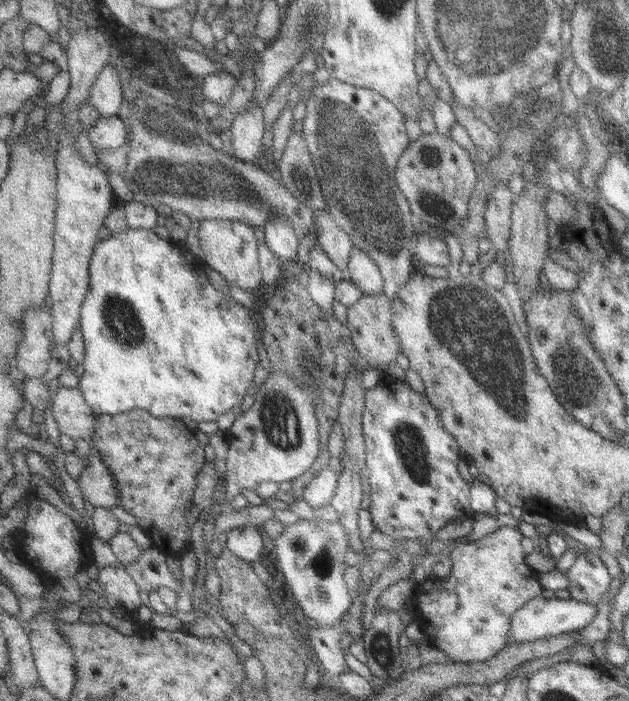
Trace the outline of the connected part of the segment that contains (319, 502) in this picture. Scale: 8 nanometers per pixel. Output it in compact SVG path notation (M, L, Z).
M329 466L318 470L302 490L301 500L311 508L325 506L333 496L338 472Z

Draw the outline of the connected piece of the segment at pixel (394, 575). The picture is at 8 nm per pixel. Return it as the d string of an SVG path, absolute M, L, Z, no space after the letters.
M408 539L399 541L396 547L386 550L390 554L390 565L381 571L376 580L368 586L363 600L363 617L361 617L361 628L367 630L373 620L374 608L377 606L375 601L379 593L391 586L398 580L411 577L412 558L418 554L424 554L426 547L417 541Z

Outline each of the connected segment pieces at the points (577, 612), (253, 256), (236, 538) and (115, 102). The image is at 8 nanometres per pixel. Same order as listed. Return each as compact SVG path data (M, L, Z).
M538 596L523 603L523 606L517 608L517 611L511 615L509 621L509 633L507 633L508 644L521 644L521 642L531 642L531 640L539 640L550 638L564 633L573 631L582 631L584 627L589 625L595 617L596 606L589 606L583 602L575 602L575 600L558 599L557 597L543 598Z
M205 220L199 223L197 240L203 252L202 263L222 287L235 286L250 293L260 286L257 242L252 227L241 222Z
M239 527L226 533L226 547L237 558L245 562L259 560L259 552L263 548L261 532L257 527Z
M105 65L92 80L86 99L101 117L121 114L119 108L123 108L125 102L117 73L111 65Z

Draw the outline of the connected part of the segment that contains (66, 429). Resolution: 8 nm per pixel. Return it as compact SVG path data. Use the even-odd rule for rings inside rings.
M59 387L50 399L50 407L60 434L74 441L90 440L96 420L79 389Z

